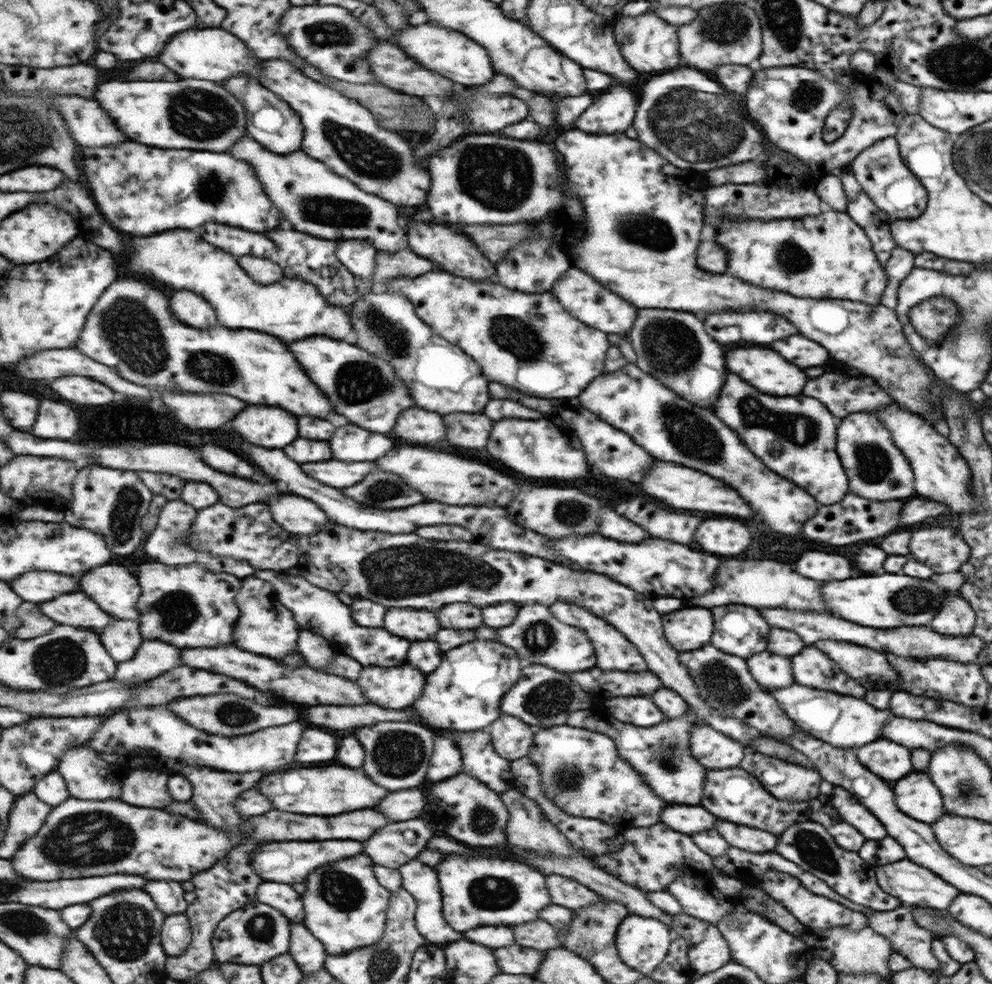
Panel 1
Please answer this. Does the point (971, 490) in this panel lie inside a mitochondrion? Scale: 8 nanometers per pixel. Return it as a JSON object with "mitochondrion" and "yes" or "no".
{"mitochondrion":"no"}

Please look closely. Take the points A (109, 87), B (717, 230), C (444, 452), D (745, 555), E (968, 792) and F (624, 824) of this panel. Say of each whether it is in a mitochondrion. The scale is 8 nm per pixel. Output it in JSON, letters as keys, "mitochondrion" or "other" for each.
{"A":"other","B":"other","C":"other","D":"other","E":"mitochondrion","F":"other"}

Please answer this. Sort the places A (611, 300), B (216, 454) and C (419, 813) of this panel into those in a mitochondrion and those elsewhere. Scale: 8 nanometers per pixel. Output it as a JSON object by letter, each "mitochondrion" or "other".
{"A":"other","B":"other","C":"other"}

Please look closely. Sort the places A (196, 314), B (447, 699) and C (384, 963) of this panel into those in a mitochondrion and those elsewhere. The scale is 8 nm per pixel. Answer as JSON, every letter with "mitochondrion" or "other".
{"A":"other","B":"other","C":"mitochondrion"}

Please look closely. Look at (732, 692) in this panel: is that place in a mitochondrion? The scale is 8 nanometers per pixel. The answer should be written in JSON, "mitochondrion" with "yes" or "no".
{"mitochondrion":"yes"}

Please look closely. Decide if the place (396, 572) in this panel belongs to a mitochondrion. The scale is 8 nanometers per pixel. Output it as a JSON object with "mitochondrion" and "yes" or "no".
{"mitochondrion":"yes"}

